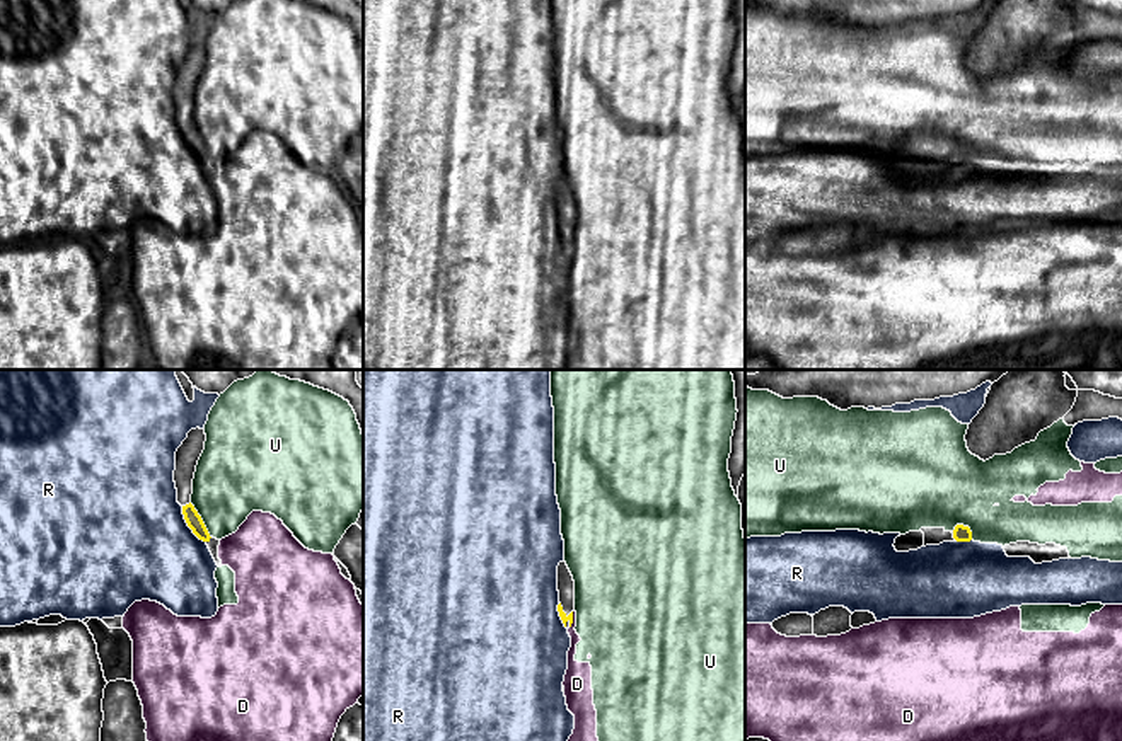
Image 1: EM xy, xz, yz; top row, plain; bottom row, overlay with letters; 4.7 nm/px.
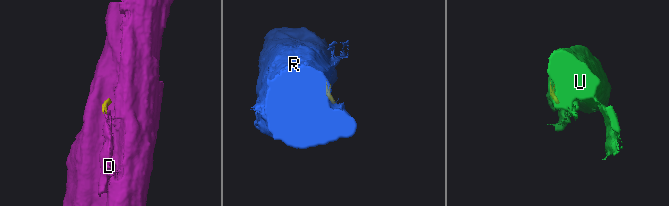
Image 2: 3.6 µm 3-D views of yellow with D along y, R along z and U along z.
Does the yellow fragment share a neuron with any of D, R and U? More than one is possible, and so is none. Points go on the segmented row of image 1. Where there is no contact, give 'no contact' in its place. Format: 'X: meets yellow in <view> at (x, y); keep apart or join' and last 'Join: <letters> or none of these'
D: meets yellow in xz at (572, 620); keep apart
R: meets yellow in xy at (188, 525); keep apart
U: meets yellow in xy at (202, 520); keep apart
Join: none of these

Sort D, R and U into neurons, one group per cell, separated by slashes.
D / R / U

